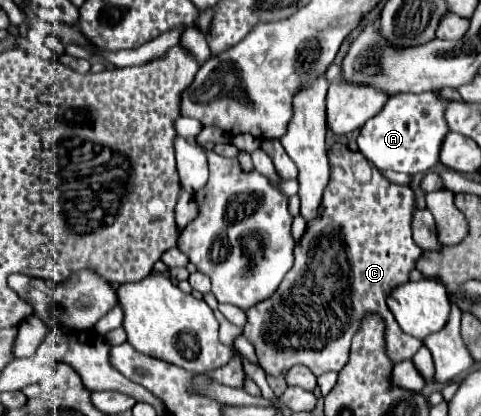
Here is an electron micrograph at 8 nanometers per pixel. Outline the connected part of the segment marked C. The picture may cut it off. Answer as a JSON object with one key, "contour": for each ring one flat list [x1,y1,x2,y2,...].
{"contour":[[340,142,330,146,328,160,332,174,322,198,320,214,314,222,308,224,300,246,294,248,296,260,290,274,286,274,282,286,274,296,270,296,266,302,260,302,258,306,252,306,246,312,248,324,244,326,244,336,256,348,256,356,264,372,272,376,278,376,280,372,286,372,290,366,300,362,306,364,316,376,328,370,340,372,348,362,350,338,356,334,358,324,366,312,382,314,382,318,386,320,386,348,394,362,412,358,422,346,422,342,418,342,414,336,402,332,386,304,386,298,392,294,392,290,410,280,410,272,416,268,418,260,424,254,424,250,412,240,410,224,416,212,414,190,410,186,392,184,378,172,374,164,366,160,364,154,350,150]]}

